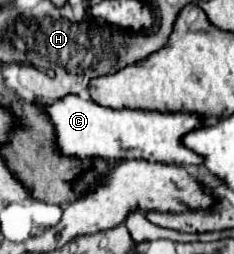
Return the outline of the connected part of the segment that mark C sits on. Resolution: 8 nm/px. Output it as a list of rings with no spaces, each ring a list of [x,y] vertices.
[[[67,95],[63,101],[55,101],[53,105],[45,107],[47,115],[51,117],[55,131],[57,131],[57,145],[61,153],[77,159],[107,159],[107,161],[119,161],[119,159],[145,159],[145,161],[157,161],[157,163],[177,163],[177,165],[203,165],[203,159],[195,155],[195,151],[187,151],[179,139],[187,135],[187,131],[193,131],[195,127],[203,127],[201,117],[191,113],[157,113],[157,111],[139,111],[139,109],[111,109],[101,107],[95,101],[83,101],[77,95]]]

